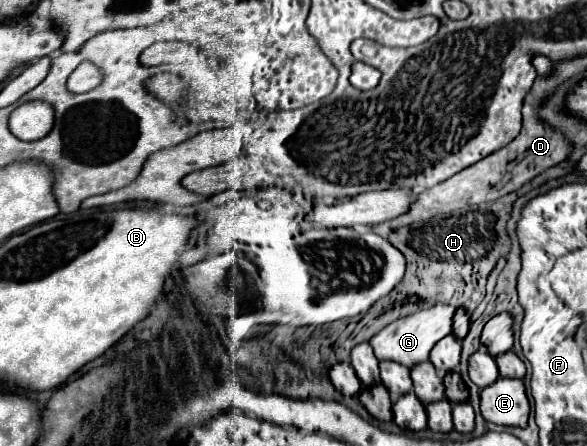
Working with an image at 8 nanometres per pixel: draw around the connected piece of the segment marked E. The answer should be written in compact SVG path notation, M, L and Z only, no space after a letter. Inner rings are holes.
M498 377L480 393L480 411L488 423L504 427L526 427L530 405L520 379Z

